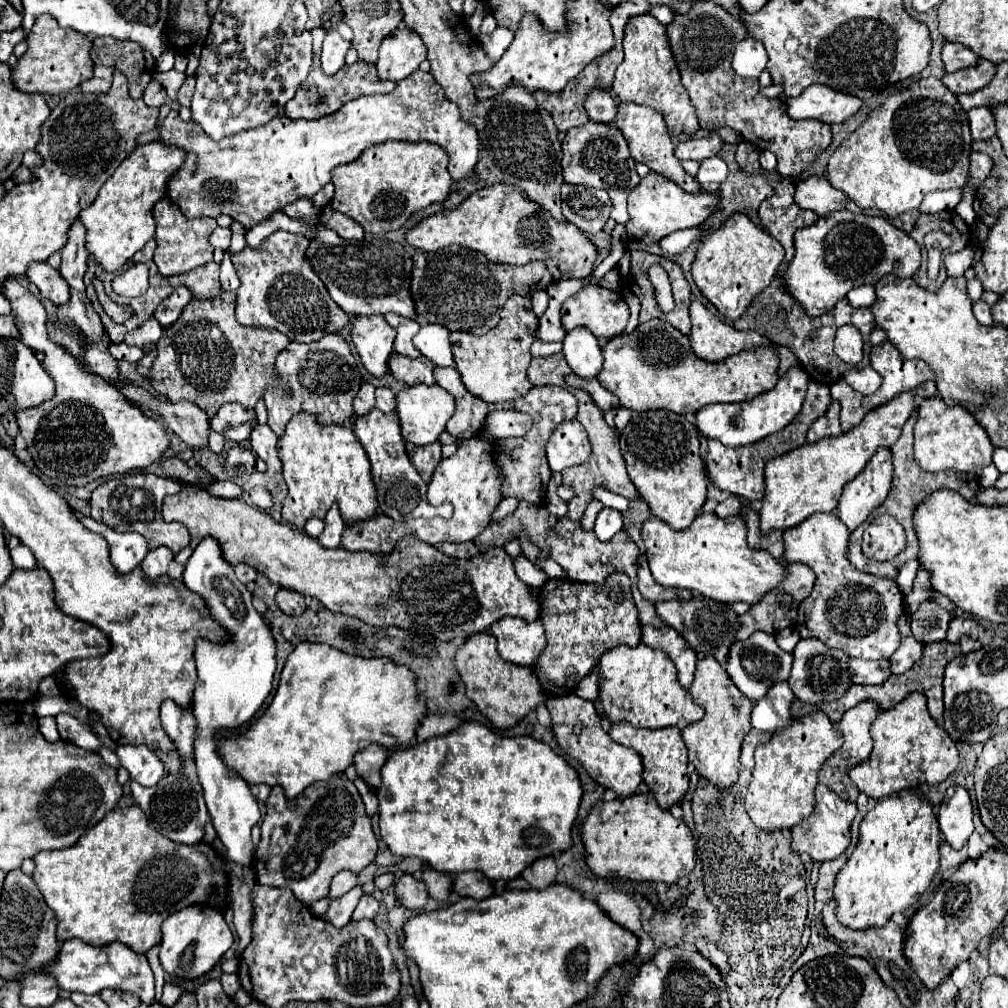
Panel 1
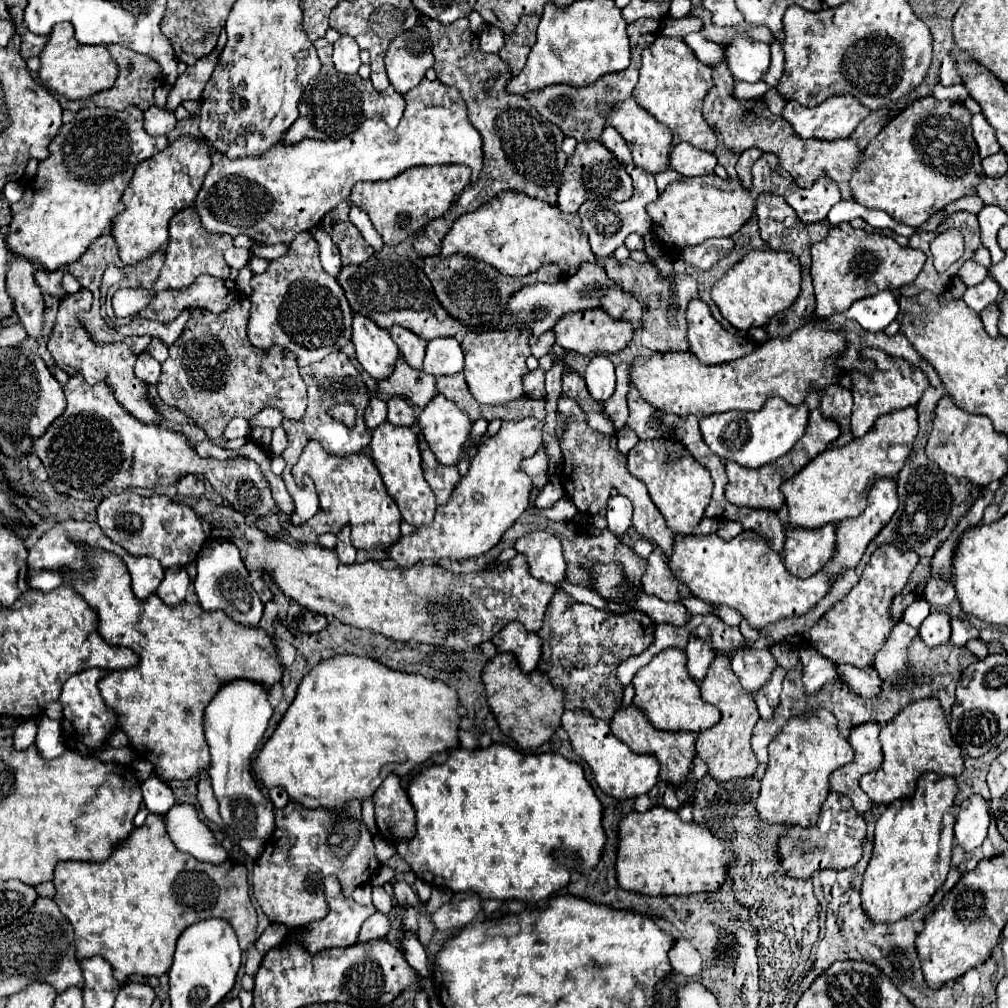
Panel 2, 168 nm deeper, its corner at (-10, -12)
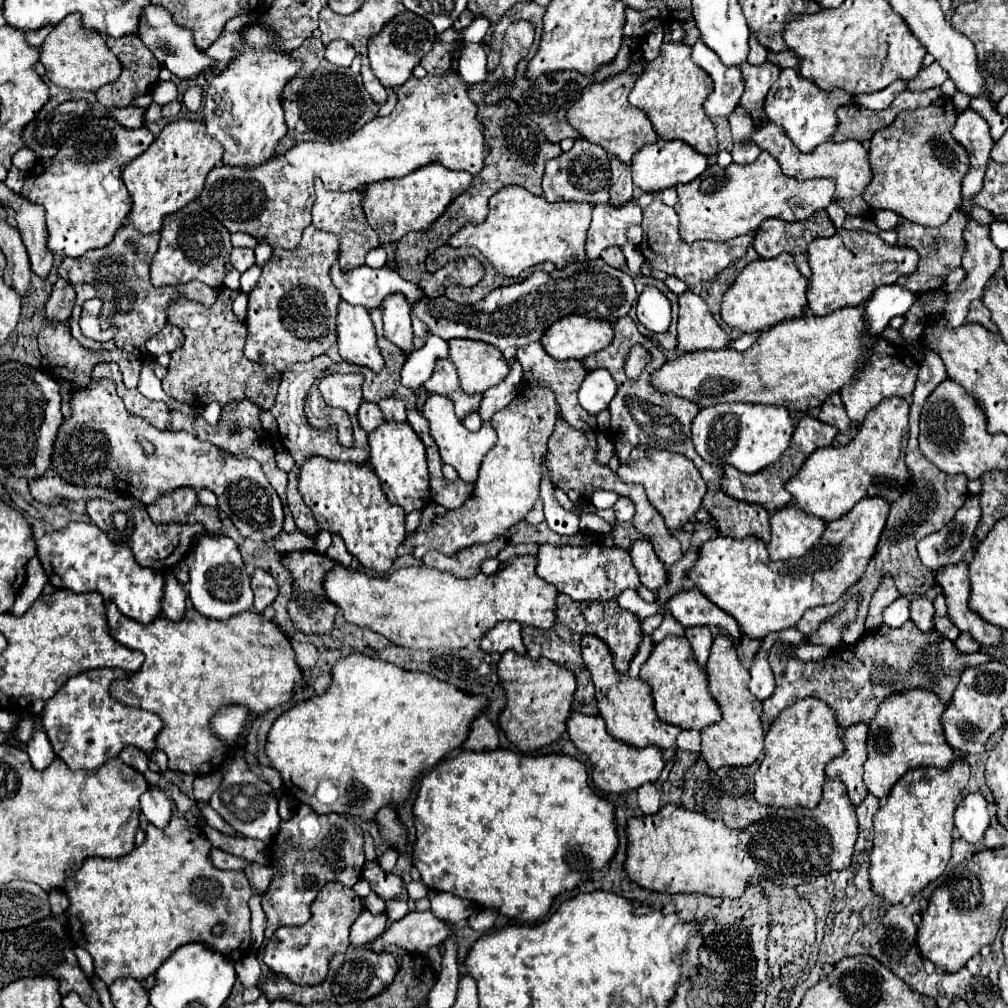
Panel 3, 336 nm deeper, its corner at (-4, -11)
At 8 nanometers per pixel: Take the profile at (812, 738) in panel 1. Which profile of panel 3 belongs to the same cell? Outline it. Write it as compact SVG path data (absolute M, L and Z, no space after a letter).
M800 699L784 709L770 725L764 741L764 761L760 763L754 783L754 797L760 805L770 807L816 807L822 797L822 783L826 779L824 767L828 761L844 753L844 743L830 707L818 699Z

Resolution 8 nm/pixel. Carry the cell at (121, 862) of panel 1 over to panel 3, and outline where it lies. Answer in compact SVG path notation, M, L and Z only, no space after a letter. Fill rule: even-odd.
M172 815L168 827L164 827L164 829L158 829L158 827L154 827L154 825L148 823L144 843L138 845L138 847L134 847L128 855L118 857L118 859L88 857L88 859L82 863L82 867L80 867L72 877L66 879L64 891L66 891L68 899L70 899L70 905L68 905L68 909L66 909L68 933L70 933L72 941L74 941L76 945L82 945L84 949L88 949L88 953L90 953L92 959L94 959L94 973L96 973L106 985L110 985L112 981L116 981L116 979L120 979L120 977L134 977L134 979L142 981L142 979L146 979L148 975L154 975L156 969L172 955L174 949L178 949L178 947L184 945L184 943L190 943L190 941L208 943L212 949L218 949L220 953L224 953L224 955L230 957L232 961L240 961L240 959L248 953L250 943L252 943L252 937L250 937L250 909L248 909L248 899L250 899L250 895L252 895L250 883L248 883L244 871L222 871L222 869L216 869L216 867L210 863L210 859L208 859L208 851L210 851L210 849L212 849L212 845L210 845L210 841L206 839L206 835L204 835L202 829L198 829L196 825L188 825L188 821L186 821L184 817ZM216 925L222 925L222 927L224 927L222 935L214 935L214 933L212 933L212 929L214 929Z

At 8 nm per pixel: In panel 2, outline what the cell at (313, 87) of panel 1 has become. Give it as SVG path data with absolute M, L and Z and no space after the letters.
M320 38L314 42L314 48L320 56L320 72L310 80L310 84L304 88L302 100L298 102L300 116L290 126L290 130L284 134L284 144L294 144L304 138L316 138L316 140L328 140L342 136L348 136L354 132L364 120L370 116L380 116L390 128L398 126L400 116L404 114L404 96L398 94L394 88L388 88L386 92L374 90L370 80L364 80L360 76L342 76L336 72L332 64L332 44L326 42L326 38Z

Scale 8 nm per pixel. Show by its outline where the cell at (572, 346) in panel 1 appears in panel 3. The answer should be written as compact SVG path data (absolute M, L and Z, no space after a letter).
M594 369L582 381L578 401L586 411L600 413L610 405L614 395L616 395L616 383L612 375L608 375L606 369Z

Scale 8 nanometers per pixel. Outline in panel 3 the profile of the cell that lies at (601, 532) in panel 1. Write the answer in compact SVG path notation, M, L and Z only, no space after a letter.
M620 497L616 503L614 503L614 515L616 515L616 519L622 523L630 523L632 521L632 515L634 515L634 505L632 505L632 501L630 499L626 499L626 497Z

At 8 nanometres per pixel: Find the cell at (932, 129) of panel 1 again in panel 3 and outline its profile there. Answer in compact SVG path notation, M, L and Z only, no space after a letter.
M938 97L932 105L924 109L902 111L890 127L878 129L870 139L868 161L872 167L872 181L864 191L864 201L872 209L888 209L900 217L918 223L918 225L942 225L948 221L948 215L962 205L962 179L966 177L970 163L966 149L952 137L952 127L956 123L956 113L950 97Z

